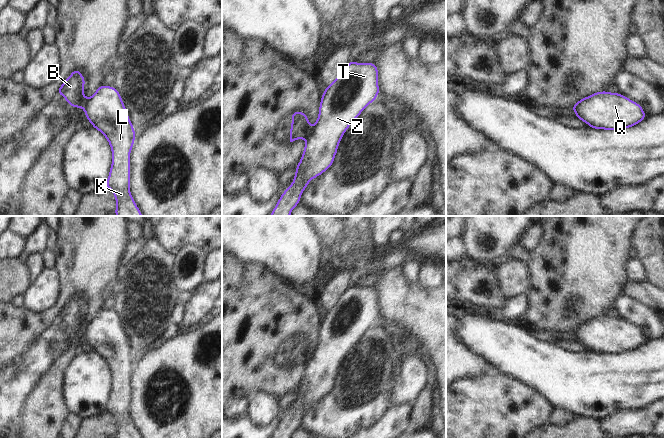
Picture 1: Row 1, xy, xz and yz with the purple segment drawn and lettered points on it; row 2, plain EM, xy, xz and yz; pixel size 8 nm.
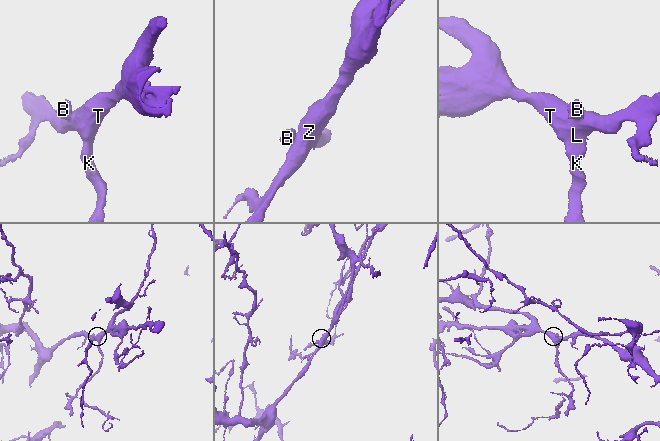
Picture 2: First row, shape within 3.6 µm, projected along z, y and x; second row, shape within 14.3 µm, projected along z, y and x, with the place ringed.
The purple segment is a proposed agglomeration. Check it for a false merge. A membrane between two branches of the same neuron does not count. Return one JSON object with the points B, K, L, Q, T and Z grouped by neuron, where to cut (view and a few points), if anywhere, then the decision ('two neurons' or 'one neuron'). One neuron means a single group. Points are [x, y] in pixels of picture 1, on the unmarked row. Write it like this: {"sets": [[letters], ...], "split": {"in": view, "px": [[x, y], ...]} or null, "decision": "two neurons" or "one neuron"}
{"sets": [["B"], ["K", "L", "Q", "T", "Z"]], "split": {"in": "xy", "px": [[89, 323], [82, 331]]}, "decision": "two neurons"}

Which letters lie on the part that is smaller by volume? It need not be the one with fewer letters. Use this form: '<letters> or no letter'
B

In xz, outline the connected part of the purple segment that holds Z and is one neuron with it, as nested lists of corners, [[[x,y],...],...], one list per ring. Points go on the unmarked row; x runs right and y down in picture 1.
[[[350,284],[331,309],[325,312],[318,334],[318,343],[313,356],[306,363],[301,384],[295,392],[294,404],[283,416],[271,438],[290,438],[292,433],[300,428],[301,418],[309,405],[332,391],[344,357],[362,335],[376,324],[380,316],[378,296],[375,287],[356,287]]]

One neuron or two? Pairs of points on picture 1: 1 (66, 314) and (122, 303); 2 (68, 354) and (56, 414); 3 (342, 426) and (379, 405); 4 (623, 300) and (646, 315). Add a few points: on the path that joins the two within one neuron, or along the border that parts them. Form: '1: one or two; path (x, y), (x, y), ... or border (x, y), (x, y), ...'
1: two; border (118, 283), (113, 293)
2: one; path (56, 369), (54, 373), (54, 399)
3: one; path (351, 420), (370, 412)
4: one; path (629, 306), (640, 315)

